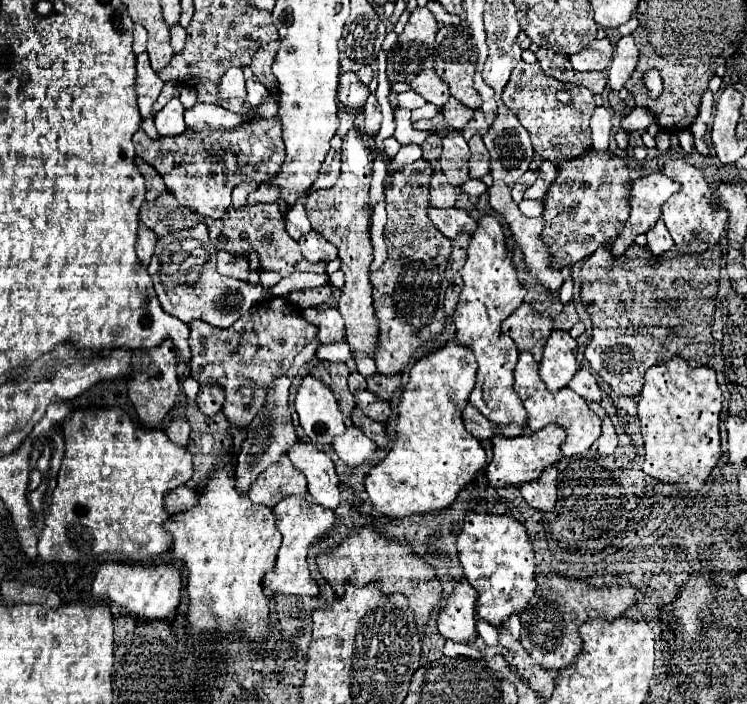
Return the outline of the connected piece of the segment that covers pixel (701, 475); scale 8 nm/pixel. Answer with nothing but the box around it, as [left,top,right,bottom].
[639,356,723,490]

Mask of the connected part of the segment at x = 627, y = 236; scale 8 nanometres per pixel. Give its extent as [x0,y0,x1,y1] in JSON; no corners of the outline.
[611,174,679,256]

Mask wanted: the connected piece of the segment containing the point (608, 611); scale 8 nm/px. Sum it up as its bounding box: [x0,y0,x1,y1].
[521,568,641,670]

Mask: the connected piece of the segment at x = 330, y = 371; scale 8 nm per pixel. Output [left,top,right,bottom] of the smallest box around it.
[311,362,355,426]

